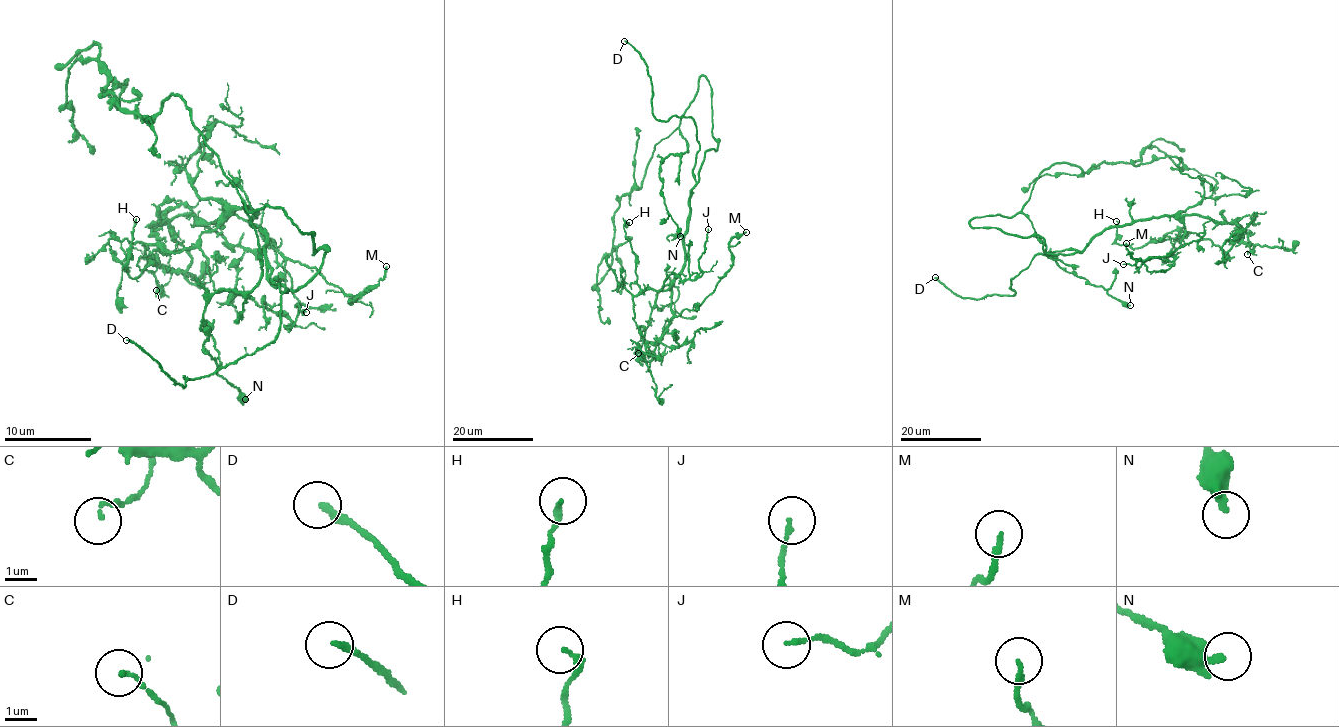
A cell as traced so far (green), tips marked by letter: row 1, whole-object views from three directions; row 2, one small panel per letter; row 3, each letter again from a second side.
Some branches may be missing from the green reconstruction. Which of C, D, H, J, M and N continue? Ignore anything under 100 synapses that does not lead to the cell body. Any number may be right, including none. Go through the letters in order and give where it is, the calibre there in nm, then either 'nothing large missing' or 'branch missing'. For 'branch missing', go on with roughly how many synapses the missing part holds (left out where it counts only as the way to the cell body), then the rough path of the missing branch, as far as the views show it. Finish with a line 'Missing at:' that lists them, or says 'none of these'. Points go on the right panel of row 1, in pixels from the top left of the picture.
C: place (1247, 254); calibre 110 nm; nothing large missing
D: place (935, 277); calibre 200 nm; branch missing; course (935, 277), (920, 272), (933, 269), (1023, 305), (1027, 314), (1059, 315), (1097, 357), (1124, 352)
H: place (1116, 221); calibre 200 nm; nothing large missing
J: place (1123, 264); calibre 110 nm; nothing large missing
M: place (1126, 243); calibre 160 nm; nothing large missing
N: place (1130, 305); calibre 170 nm; nothing large missing
Missing at: D

